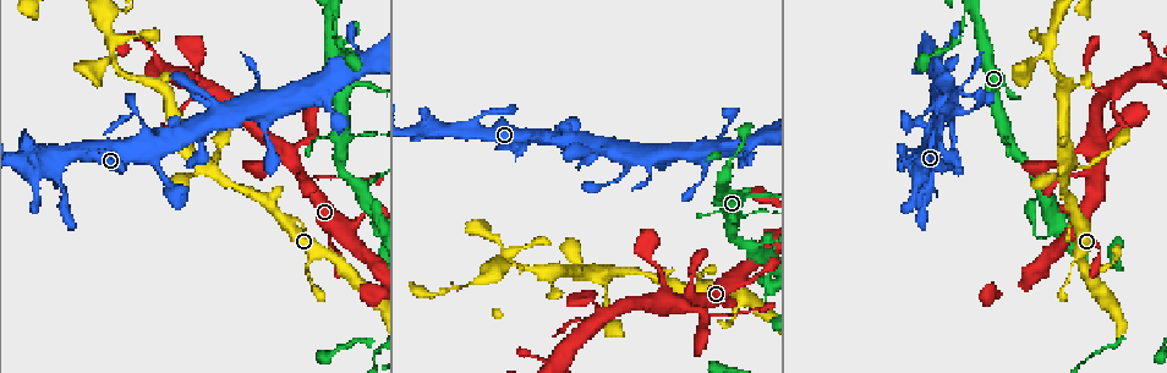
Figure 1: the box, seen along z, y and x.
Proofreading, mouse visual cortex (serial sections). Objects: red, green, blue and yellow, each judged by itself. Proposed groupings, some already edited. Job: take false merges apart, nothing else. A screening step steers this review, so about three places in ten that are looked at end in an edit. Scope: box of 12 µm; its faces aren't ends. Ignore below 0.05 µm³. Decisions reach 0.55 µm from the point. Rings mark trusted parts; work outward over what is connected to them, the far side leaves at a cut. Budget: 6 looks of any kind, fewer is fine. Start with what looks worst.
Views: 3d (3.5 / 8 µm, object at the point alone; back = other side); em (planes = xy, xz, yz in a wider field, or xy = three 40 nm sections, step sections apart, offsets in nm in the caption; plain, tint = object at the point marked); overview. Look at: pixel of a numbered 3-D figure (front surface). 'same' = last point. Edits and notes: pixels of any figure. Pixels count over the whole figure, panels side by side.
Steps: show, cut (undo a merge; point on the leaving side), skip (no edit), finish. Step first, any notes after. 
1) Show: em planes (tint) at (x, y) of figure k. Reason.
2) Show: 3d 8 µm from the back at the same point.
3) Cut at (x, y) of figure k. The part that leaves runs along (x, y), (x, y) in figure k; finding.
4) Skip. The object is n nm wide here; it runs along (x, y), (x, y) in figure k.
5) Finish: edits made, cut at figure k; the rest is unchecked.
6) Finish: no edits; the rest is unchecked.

Show: 3d 8 µm at (336, 10) of figure 1. Small branch off a trunk.

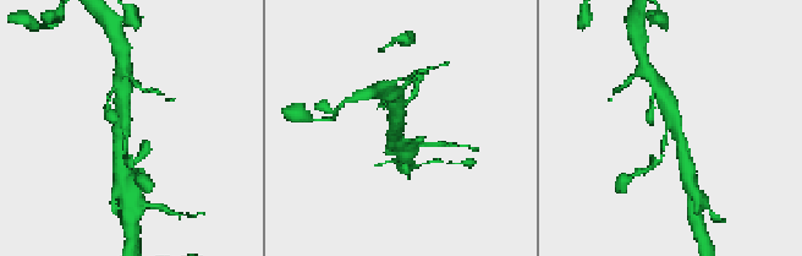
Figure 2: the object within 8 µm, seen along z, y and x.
Show: 3d 3.5 µm at (124, 126) of figure 2. Zoom in.

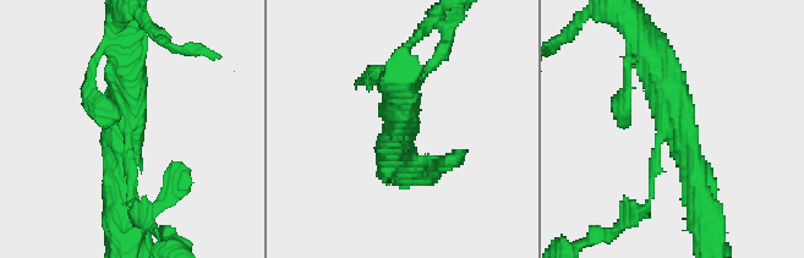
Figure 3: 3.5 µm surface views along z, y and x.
Show: em xy step 5 (tint) at (662, 132) of figure 3. 3 arms meet here; the arms are 100, 300, 350 nm wide.

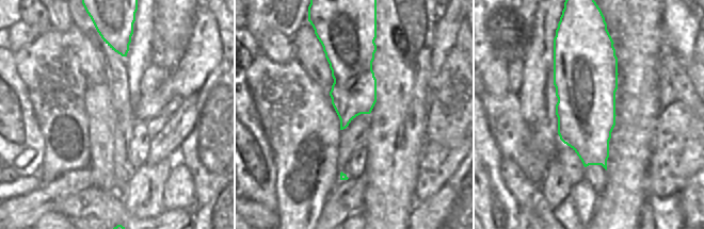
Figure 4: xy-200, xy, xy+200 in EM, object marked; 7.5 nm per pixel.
Skip. It runs along (395, 151), (410, 94) in figure 3; all the same cell.

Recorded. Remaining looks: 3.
Show: 3d 3.5 µm at (695, 302) of figure 1.

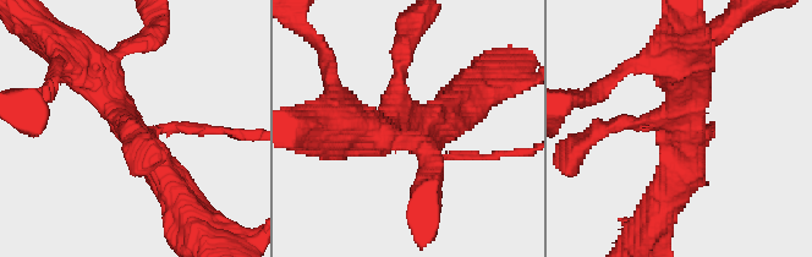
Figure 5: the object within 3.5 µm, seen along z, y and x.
Show: em xy step 3 (tint) at (690, 130) of figure 5.

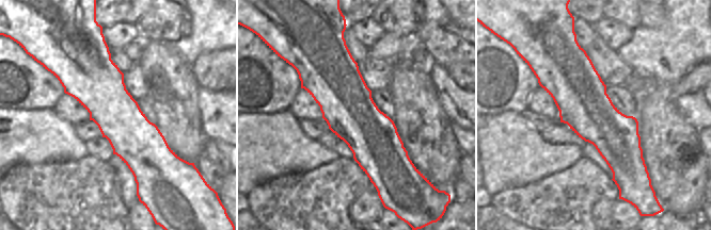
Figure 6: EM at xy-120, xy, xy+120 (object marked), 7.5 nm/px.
Skip. It runs along (343, 49), (378, 185) in figure 6; one cell here.

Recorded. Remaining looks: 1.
Finish: no edits; the rest is unchecked.

